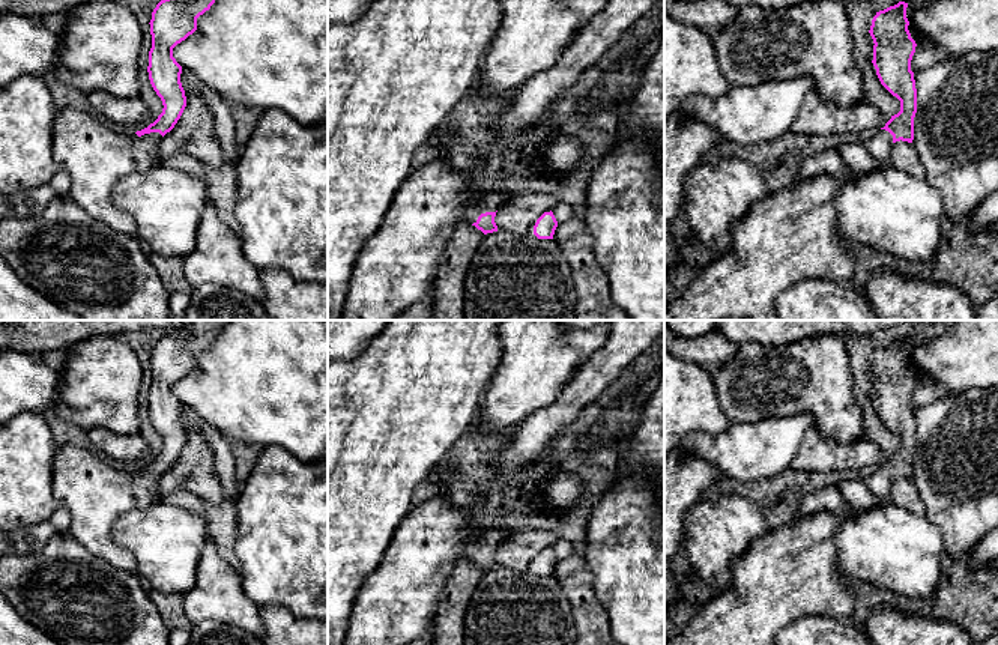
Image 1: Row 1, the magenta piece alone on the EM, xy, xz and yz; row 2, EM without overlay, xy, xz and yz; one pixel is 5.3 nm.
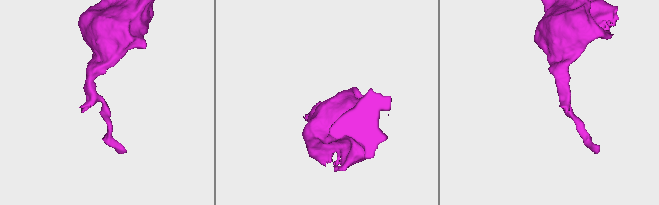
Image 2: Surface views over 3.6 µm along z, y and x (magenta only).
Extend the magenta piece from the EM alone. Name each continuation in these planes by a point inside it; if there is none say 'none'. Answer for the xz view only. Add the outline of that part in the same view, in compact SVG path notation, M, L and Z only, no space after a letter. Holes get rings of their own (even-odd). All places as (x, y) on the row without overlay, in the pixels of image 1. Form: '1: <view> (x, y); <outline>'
1: xz (396, 603); M445 495L433 496L419 507L412 507L403 519L376 571L361 585L356 597L344 645L409 645L421 636L442 603L446 577L461 556L470 561L485 549L496 549L505 532L493 525L490 517L478 520Z

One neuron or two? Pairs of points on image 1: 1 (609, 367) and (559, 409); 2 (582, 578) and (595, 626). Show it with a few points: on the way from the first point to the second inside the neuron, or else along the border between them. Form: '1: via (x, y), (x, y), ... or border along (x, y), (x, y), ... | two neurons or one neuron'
1: via (597, 375), (571, 400) | one neuron
2: via (582, 590), (588, 614) | one neuron

